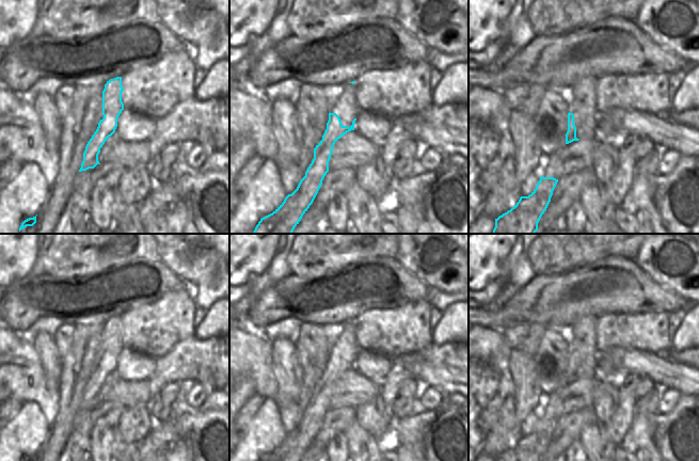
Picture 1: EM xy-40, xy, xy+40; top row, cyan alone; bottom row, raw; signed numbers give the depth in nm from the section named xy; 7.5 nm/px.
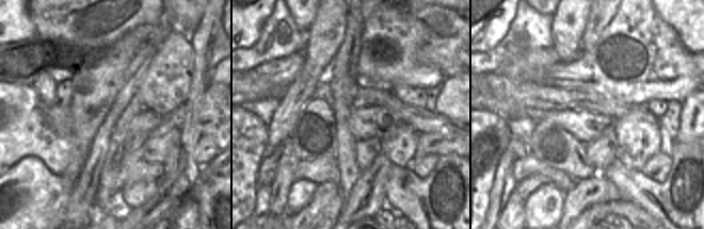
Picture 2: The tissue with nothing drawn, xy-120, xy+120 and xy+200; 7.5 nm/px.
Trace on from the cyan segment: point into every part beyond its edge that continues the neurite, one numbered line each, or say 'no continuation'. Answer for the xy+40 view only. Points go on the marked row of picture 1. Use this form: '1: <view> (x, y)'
no continuation.

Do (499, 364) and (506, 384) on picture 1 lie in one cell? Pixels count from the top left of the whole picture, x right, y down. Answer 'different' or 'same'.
same

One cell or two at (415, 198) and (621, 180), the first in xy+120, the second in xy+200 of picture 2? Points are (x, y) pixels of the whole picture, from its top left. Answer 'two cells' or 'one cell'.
one cell

